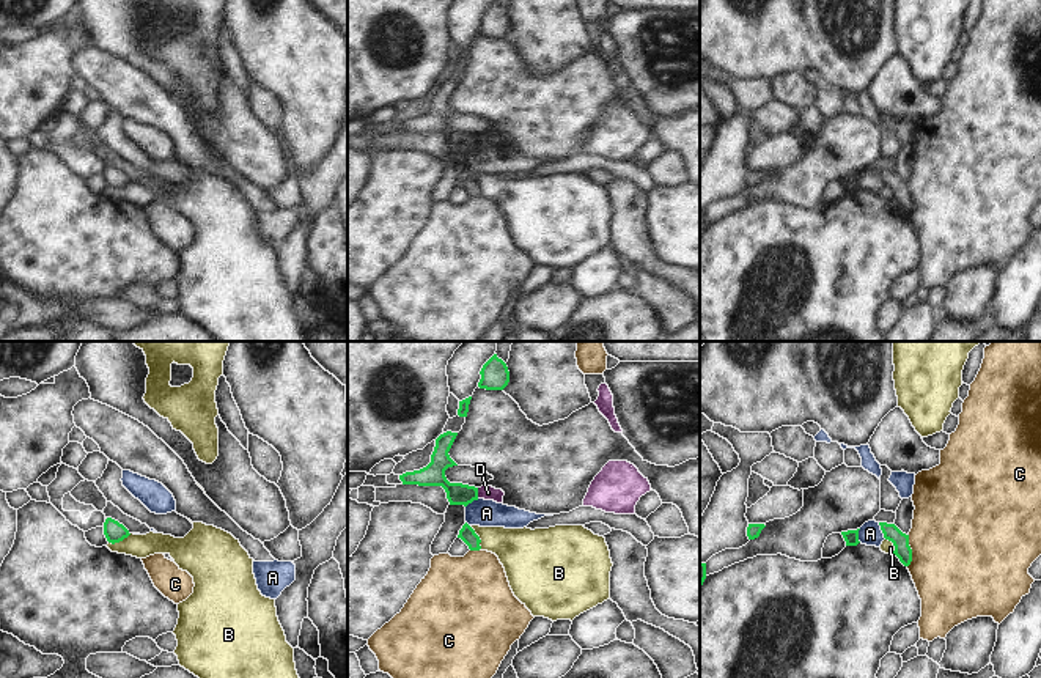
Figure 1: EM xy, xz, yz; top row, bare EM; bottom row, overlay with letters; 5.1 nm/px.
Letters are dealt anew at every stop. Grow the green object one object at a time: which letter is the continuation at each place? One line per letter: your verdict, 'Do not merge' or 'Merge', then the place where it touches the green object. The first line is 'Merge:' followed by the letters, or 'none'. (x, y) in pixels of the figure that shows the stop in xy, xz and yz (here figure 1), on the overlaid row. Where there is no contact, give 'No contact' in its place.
Merge: none
A: Do not merge. Touches green at yz (881, 529)
B: Do not merge. Touches green at xz (478, 537)
C: Do not merge. Touches green at yz (911, 551)
D: Do not merge. Touches green at xz (477, 493)

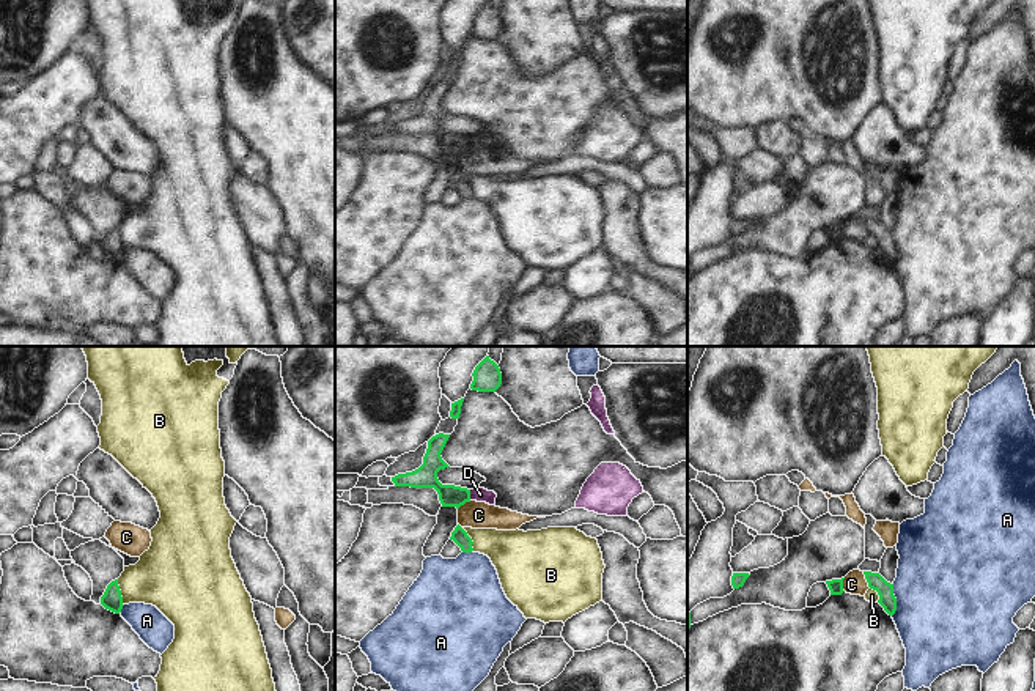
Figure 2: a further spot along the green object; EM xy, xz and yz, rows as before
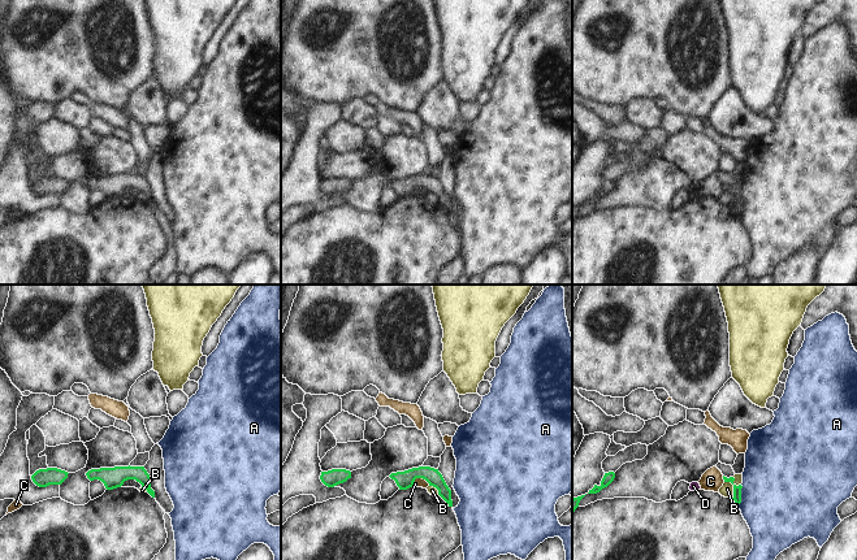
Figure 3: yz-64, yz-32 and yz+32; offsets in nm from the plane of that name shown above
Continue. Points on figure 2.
Merge: none
A: Do not merge. Touches green at yz (895, 600)
B: Do not merge. Touches green at xy (120, 592)
C: Do not merge. Touches green at yz (865, 578)
D: Do not merge. Touches green at xz (469, 495)

